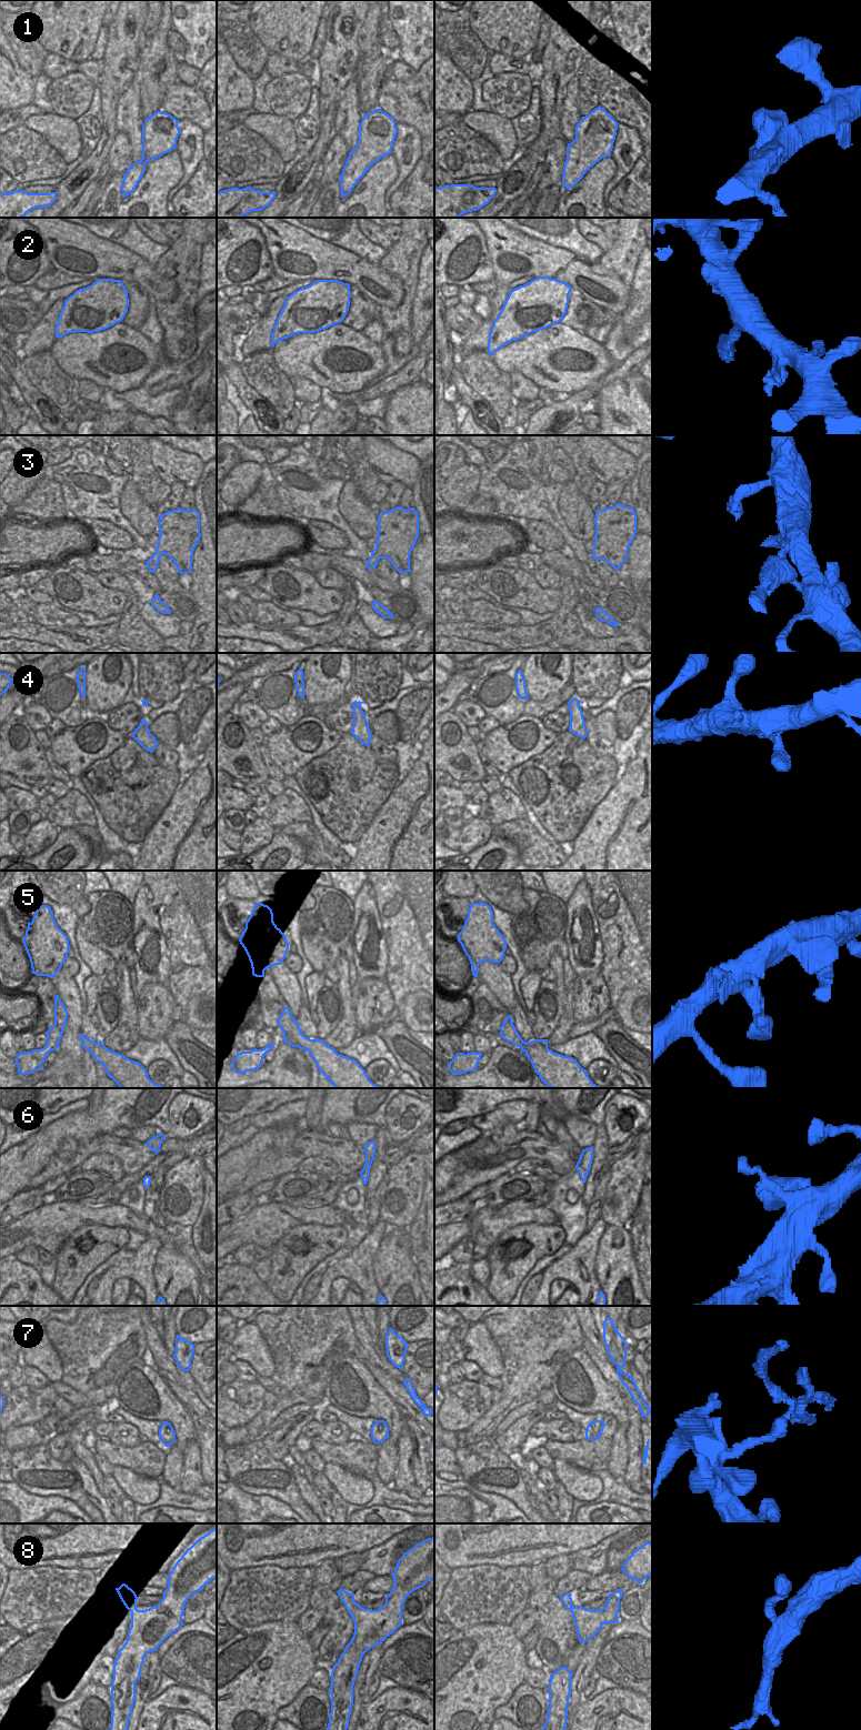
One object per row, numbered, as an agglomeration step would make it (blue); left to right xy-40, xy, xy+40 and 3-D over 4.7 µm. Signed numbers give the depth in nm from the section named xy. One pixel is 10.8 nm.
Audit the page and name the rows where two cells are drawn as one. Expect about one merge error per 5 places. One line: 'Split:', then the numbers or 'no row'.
Split: 1, 7

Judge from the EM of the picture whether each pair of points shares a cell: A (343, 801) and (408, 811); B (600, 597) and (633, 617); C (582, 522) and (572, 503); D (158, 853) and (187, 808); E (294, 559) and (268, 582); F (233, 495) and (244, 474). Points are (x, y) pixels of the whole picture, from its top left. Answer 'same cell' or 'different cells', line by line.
A: different cells
B: same cell
C: same cell
D: same cell
E: different cells
F: same cell

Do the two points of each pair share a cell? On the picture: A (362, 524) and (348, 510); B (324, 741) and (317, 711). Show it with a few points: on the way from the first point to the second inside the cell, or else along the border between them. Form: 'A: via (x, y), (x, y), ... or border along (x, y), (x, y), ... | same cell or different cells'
A: via (359, 521), (351, 513) | same cell
B: border along (308, 713), (322, 720) | different cells

